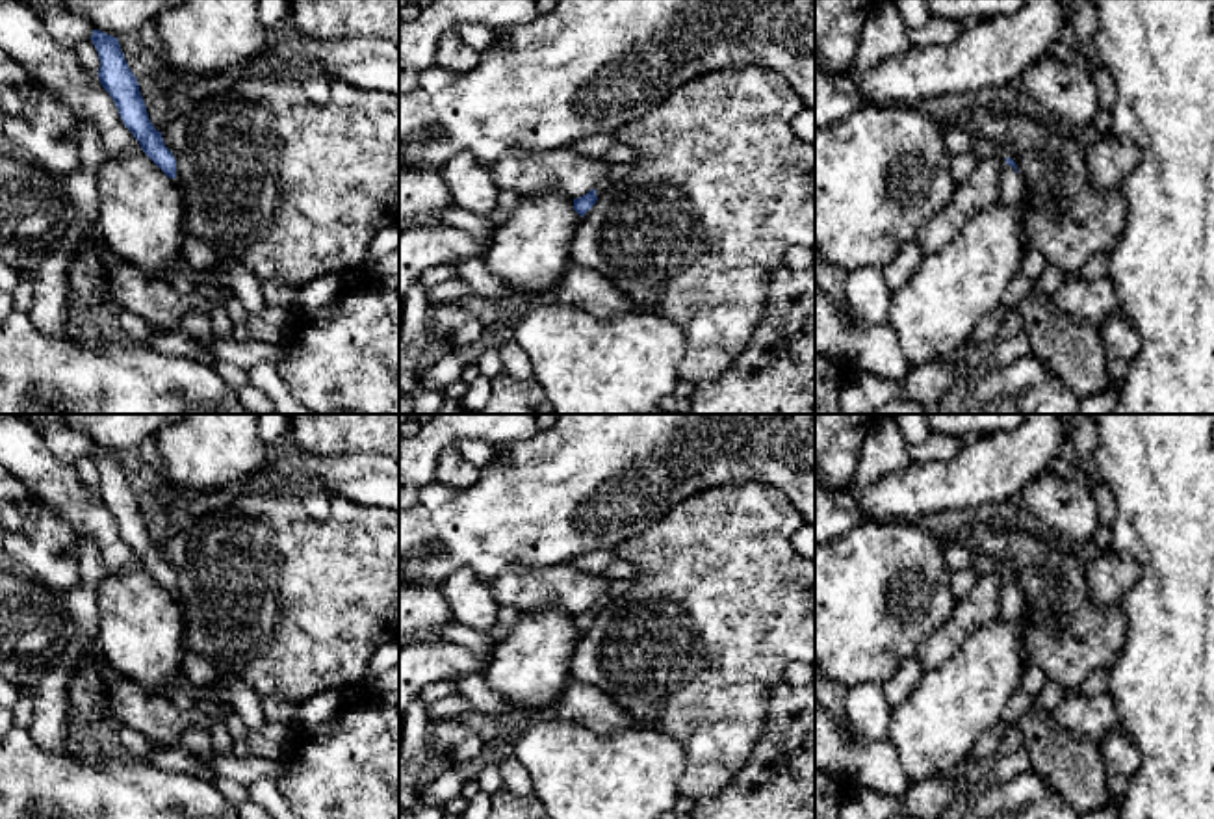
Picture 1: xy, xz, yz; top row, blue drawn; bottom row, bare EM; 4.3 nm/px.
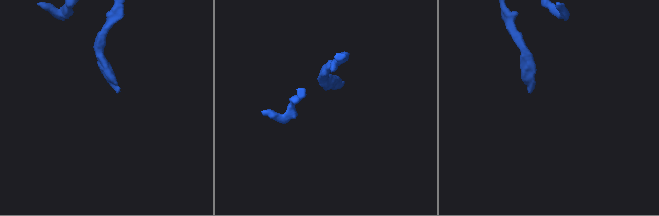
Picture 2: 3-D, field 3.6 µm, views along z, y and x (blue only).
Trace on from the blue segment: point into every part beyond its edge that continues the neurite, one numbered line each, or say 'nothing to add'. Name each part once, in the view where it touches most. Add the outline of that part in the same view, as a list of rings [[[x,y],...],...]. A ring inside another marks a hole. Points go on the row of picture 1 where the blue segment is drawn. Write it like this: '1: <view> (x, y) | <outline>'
1: yz (1010, 186) | [[[1001,156],[999,201],[1006,206],[1014,206],[1021,201],[1023,193],[1023,176],[1012,165],[1006,163],[1004,156]]]

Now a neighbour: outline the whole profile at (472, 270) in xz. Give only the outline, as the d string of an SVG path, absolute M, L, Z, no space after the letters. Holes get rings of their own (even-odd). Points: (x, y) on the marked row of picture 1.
M468 256L451 262L457 267L458 279L464 280L473 295L499 301L514 295L484 264L484 256Z

